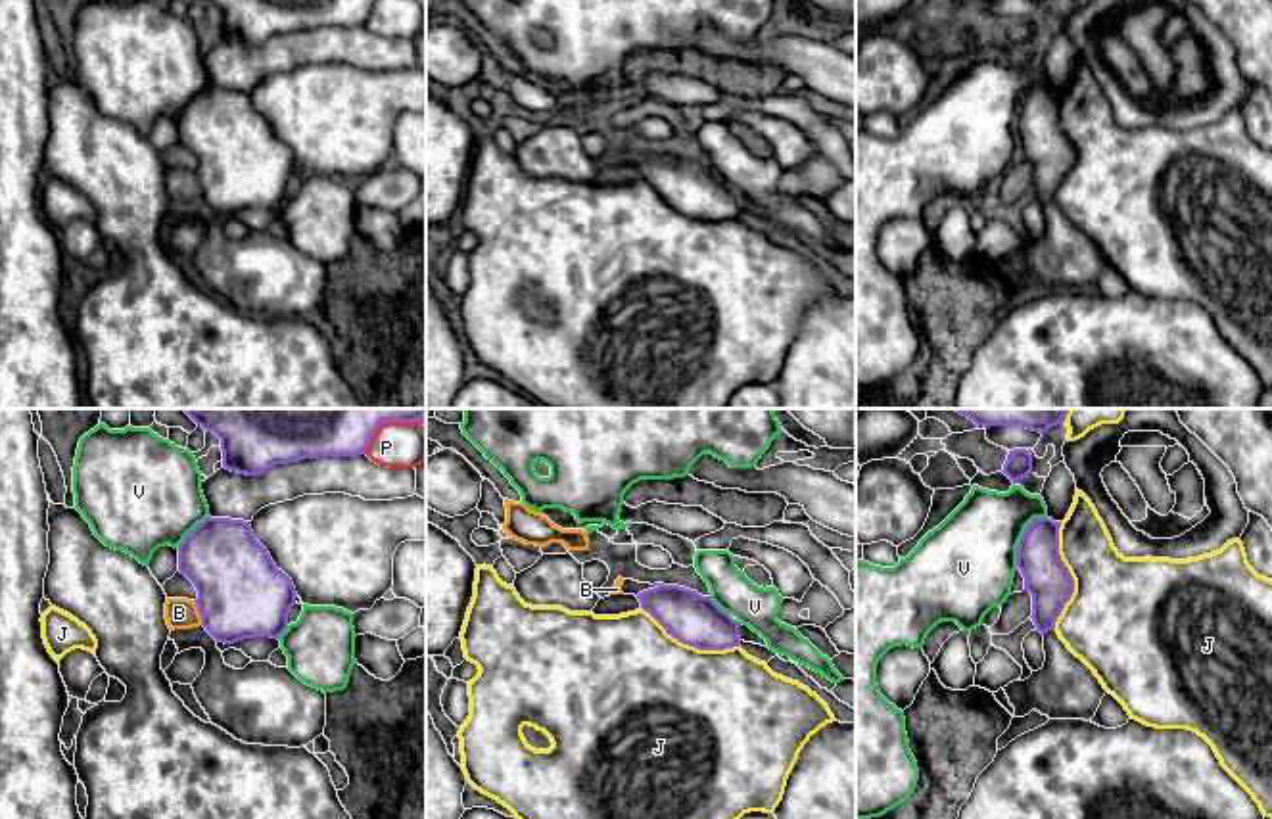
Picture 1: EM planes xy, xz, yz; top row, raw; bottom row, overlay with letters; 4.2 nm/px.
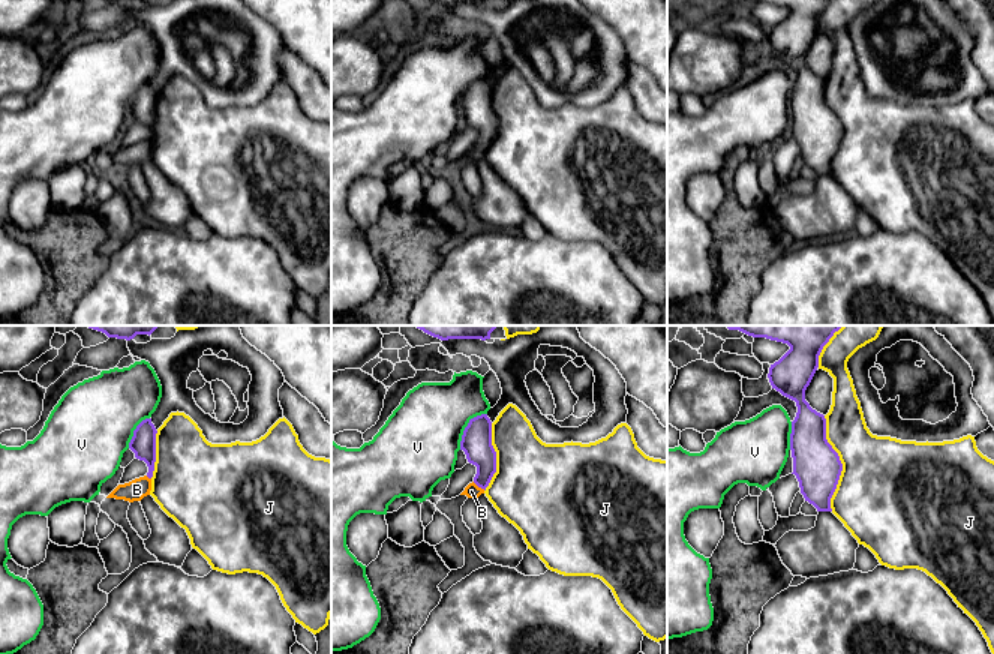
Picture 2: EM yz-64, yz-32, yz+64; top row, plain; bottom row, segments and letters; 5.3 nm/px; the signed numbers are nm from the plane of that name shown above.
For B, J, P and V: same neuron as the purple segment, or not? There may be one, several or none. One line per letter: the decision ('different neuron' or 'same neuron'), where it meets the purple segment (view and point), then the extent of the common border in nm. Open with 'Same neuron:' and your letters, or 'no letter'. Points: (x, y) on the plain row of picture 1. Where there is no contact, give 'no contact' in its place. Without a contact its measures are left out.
Same neuron: no letter
B: different neuron; contact xy (198, 181); length 110 nm
J: different neuron; contact yz (1071, 146); length 440 nm
P: different neuron; contact xy (371, 10); length 120 nm
V: different neuron; contact yz (1021, 108); length 260 nm

